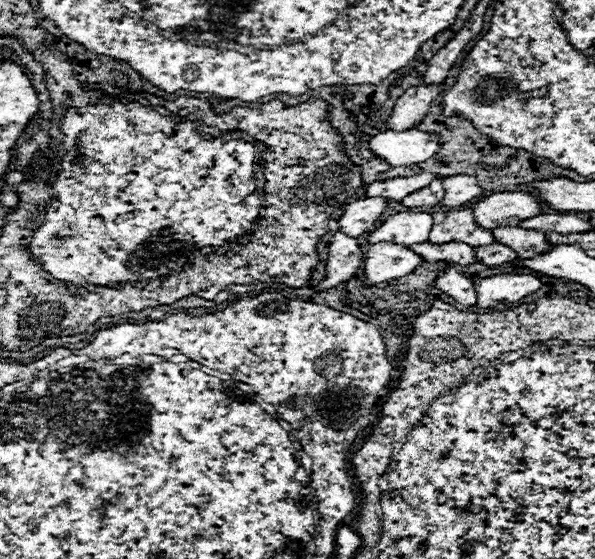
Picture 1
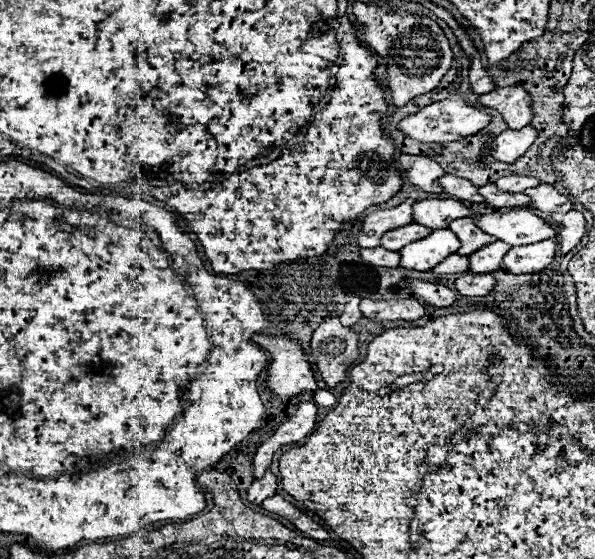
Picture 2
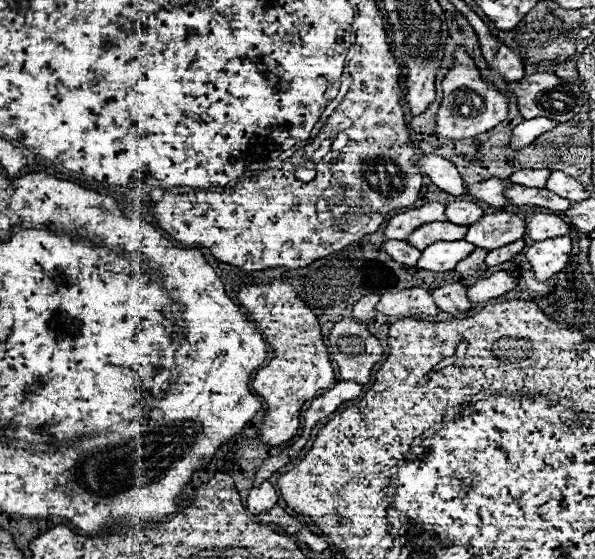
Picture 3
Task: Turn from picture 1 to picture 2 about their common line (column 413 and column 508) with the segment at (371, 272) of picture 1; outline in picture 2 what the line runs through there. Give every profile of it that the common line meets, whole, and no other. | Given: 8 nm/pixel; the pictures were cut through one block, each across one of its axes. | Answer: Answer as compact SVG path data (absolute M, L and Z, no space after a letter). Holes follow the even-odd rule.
M542 240L526 246L512 246L506 252L502 266L512 274L536 274L554 260L556 248L558 248L556 240Z

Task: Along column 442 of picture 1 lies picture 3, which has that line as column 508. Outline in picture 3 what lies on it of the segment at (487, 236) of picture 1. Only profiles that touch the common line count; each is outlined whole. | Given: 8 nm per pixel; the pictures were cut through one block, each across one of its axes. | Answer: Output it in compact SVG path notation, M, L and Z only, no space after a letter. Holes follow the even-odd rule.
M496 212L486 214L476 224L470 224L464 240L476 244L478 248L494 250L504 244L510 244L512 240L524 238L524 232L524 218L510 212Z

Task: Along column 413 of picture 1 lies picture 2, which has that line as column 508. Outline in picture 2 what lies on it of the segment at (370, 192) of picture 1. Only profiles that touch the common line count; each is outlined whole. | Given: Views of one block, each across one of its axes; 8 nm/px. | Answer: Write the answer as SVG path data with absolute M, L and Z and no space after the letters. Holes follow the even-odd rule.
M504 176L494 182L502 192L524 192L528 188L534 188L540 184L540 180L530 178L530 176Z

